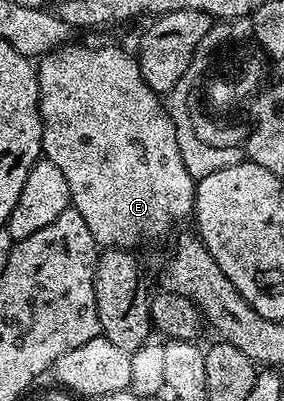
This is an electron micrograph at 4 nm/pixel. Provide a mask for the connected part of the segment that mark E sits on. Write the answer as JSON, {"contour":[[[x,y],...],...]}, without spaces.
{"contour":[[[70,41],[40,56],[35,70],[41,106],[41,150],[44,158],[50,159],[63,172],[63,177],[67,177],[70,204],[79,213],[79,217],[87,221],[87,229],[91,229],[91,237],[97,244],[105,249],[111,247],[133,249],[140,239],[163,238],[172,229],[176,219],[185,219],[188,215],[190,218],[194,214],[197,184],[191,177],[191,173],[187,173],[187,165],[183,165],[183,157],[179,157],[177,130],[171,121],[169,110],[165,108],[162,96],[149,88],[147,81],[141,75],[141,66],[130,52],[128,55],[121,47],[92,47],[89,43]]]}

